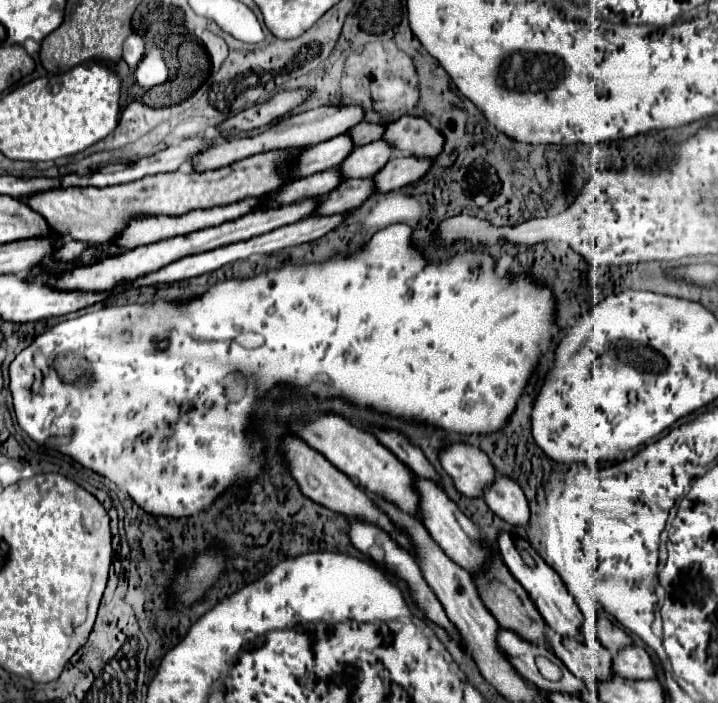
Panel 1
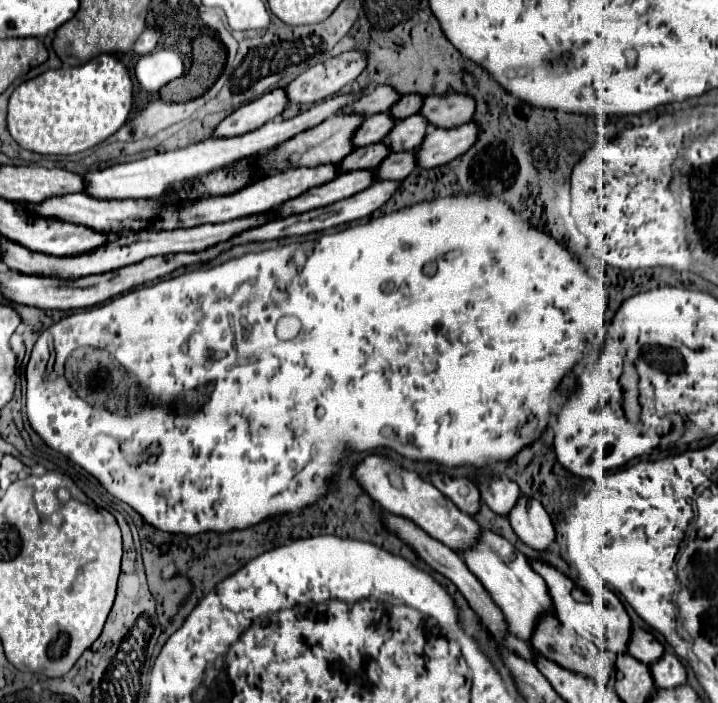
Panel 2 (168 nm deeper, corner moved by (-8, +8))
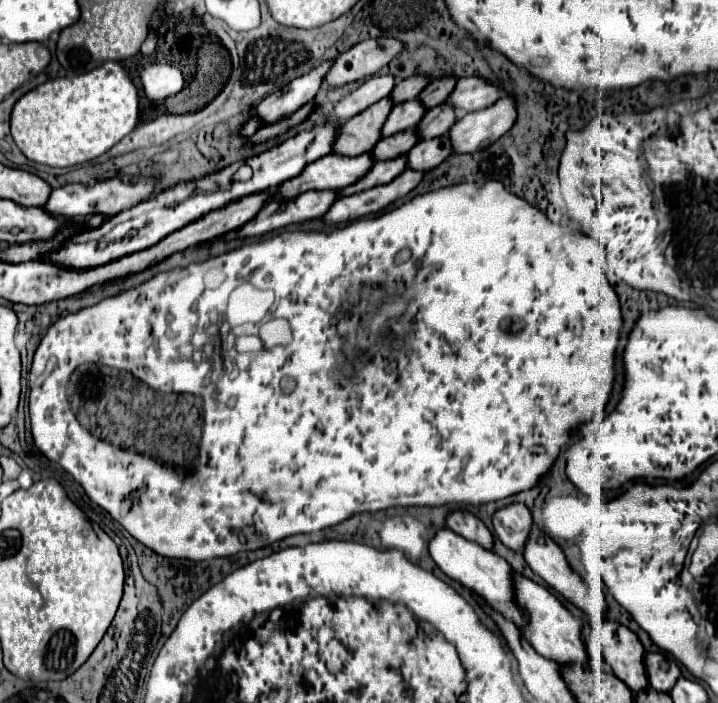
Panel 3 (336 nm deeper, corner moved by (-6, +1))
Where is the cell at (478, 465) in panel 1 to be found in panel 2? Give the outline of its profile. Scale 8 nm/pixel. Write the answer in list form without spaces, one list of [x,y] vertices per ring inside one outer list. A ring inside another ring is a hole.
[[[491,476],[489,486],[477,486],[481,500],[497,514],[509,514],[509,510],[515,506],[521,490],[513,480],[507,480],[505,476]]]

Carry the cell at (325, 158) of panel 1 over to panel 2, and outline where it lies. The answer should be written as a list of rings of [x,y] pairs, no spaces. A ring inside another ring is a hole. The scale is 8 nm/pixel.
[[[389,112],[373,114],[373,116],[365,118],[363,124],[357,128],[355,136],[351,138],[351,144],[353,144],[353,148],[377,144],[379,140],[383,140],[389,134],[391,128],[393,128],[393,118],[389,116]]]

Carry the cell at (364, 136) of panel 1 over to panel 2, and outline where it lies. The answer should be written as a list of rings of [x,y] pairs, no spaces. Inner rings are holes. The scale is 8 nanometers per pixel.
[[[407,94],[407,96],[401,96],[397,100],[397,104],[389,110],[391,116],[395,116],[395,120],[403,120],[407,116],[413,116],[419,112],[423,104],[423,96],[417,96],[417,94]]]

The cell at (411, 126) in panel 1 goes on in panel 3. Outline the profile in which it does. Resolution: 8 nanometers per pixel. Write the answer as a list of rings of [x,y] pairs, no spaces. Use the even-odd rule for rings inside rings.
[[[465,77],[459,79],[455,91],[447,101],[457,109],[457,115],[463,117],[465,113],[493,105],[503,95],[505,91],[501,91],[501,87],[497,87],[495,83],[485,83],[485,79],[481,77]]]

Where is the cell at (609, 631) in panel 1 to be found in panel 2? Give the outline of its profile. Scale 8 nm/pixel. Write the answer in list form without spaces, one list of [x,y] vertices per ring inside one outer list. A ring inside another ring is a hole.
[[[633,626],[631,628],[631,640],[627,644],[627,652],[631,656],[635,656],[639,662],[651,664],[651,662],[659,660],[659,656],[663,656],[663,646],[647,630]]]

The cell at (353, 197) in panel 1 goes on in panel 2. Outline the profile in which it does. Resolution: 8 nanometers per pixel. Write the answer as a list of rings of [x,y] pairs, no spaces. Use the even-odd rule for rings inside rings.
[[[397,152],[387,156],[387,160],[383,160],[383,164],[379,164],[379,168],[375,170],[375,180],[405,180],[411,170],[415,168],[415,154],[413,152]]]

